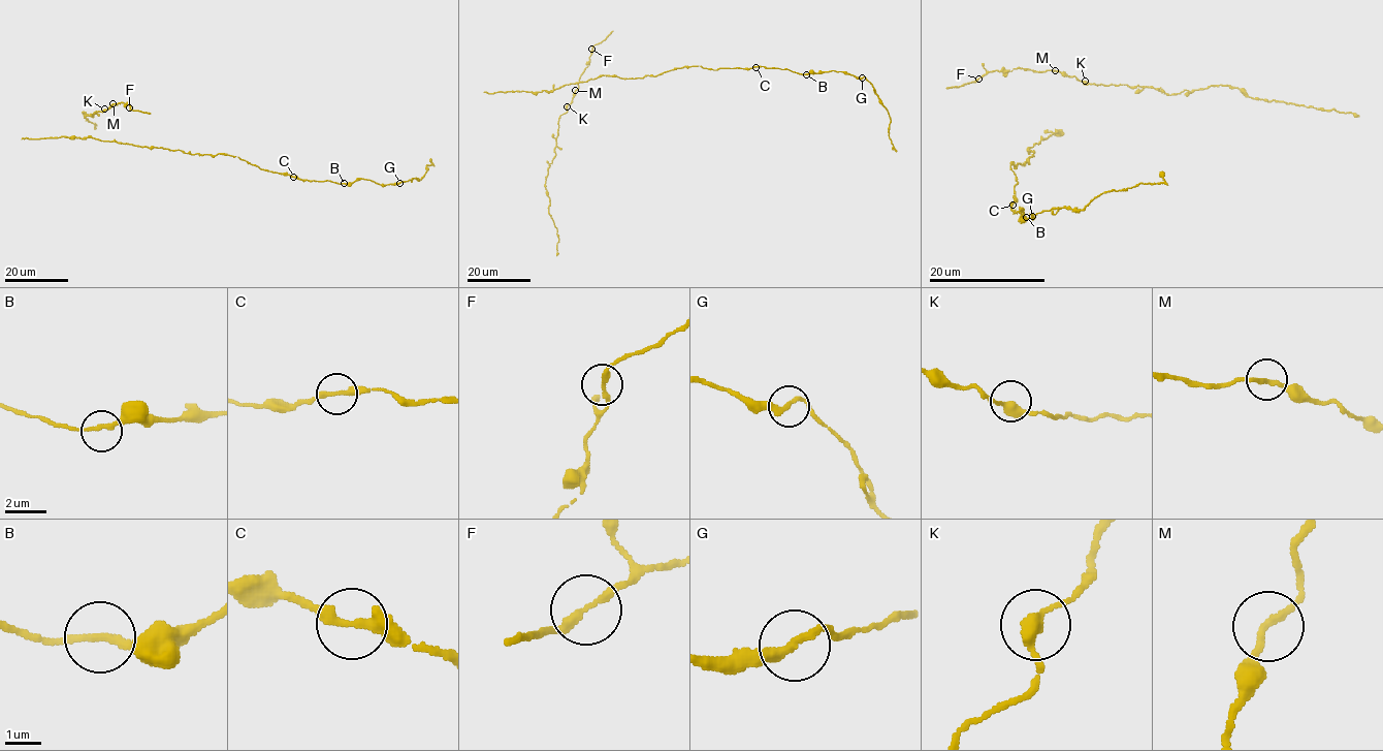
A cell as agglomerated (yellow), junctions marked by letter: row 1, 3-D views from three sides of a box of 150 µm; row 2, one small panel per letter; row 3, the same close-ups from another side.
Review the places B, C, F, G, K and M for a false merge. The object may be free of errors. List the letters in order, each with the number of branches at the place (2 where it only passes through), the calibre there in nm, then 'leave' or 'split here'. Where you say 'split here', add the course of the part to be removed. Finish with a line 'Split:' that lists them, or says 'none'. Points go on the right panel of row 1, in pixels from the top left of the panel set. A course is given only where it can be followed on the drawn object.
B: 2 branches meet; 200 nm thick; leave
C: 2 branches meet; 300 nm thick; leave
F: 2 branches meet; 240 nm thick; leave
G: 2 branches meet; 280 nm thick; leave
K: 2 branches meet; 360 nm thick; leave
M: 2 branches meet; 200 nm thick; leave
Split: none

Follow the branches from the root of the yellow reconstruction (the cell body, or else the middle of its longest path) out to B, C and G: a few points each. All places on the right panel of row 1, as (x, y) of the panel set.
B: (1025, 163), (1015, 164), (1014, 161), (1010, 164), (1018, 182), (1010, 209), (1026, 217)
C: (1025, 163), (1015, 164), (1014, 161), (1010, 164), (1018, 182), (1011, 206)
G: (1025, 163), (1010, 164), (1018, 182), (1010, 209), (1025, 218), (1021, 209), (1022, 220), (1032, 216)

